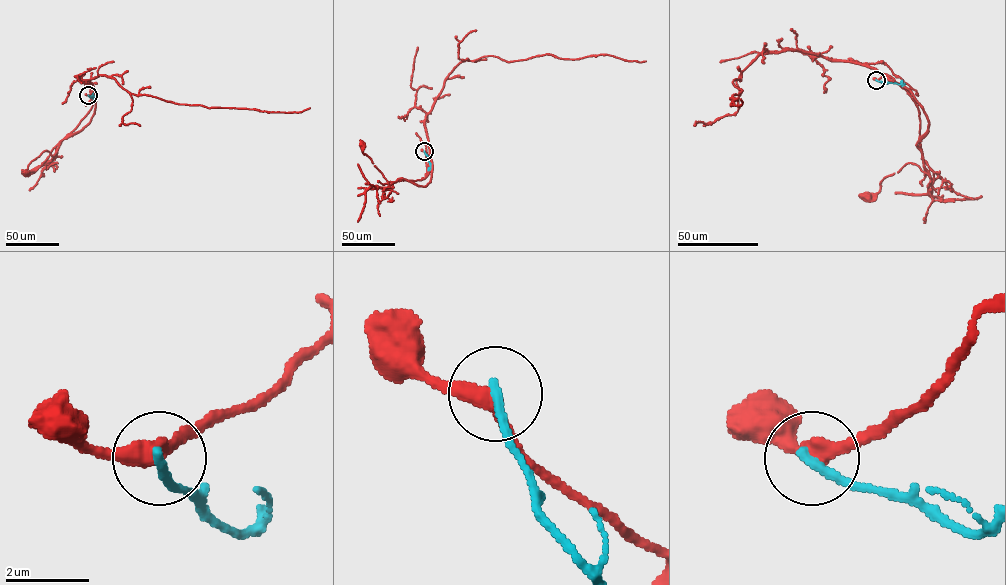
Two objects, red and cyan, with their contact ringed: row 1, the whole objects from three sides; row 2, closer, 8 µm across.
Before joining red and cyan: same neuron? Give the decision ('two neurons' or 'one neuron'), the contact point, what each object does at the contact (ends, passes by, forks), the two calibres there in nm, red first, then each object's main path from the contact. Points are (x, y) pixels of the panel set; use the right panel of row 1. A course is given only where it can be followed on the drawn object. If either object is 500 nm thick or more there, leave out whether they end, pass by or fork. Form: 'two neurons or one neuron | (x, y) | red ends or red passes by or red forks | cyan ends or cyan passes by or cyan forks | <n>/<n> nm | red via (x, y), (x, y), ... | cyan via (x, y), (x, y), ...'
two neurons | (876, 80) | red passes by | cyan ends | 380/260 nm | red via (876, 80), (892, 77), (917, 107), (920, 150), (928, 173), (907, 163), (866, 197) | cyan via (876, 80), (902, 84), (901, 81), (905, 84)

